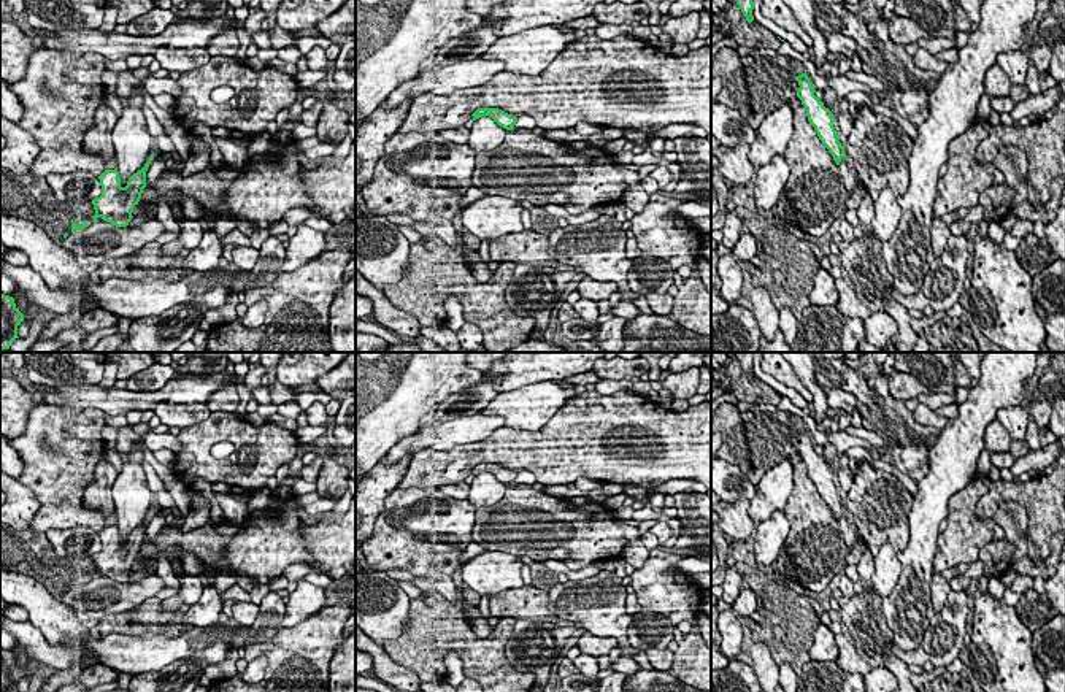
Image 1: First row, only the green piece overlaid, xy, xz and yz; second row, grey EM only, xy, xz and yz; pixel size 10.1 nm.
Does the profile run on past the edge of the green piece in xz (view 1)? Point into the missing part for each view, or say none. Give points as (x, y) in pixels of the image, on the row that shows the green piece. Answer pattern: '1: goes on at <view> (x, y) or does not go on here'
1: does not go on here

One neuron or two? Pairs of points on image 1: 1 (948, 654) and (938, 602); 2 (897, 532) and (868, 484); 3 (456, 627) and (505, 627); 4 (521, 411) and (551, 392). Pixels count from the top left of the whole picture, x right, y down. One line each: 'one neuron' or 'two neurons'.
1: two neurons
2: one neuron
3: one neuron
4: one neuron

